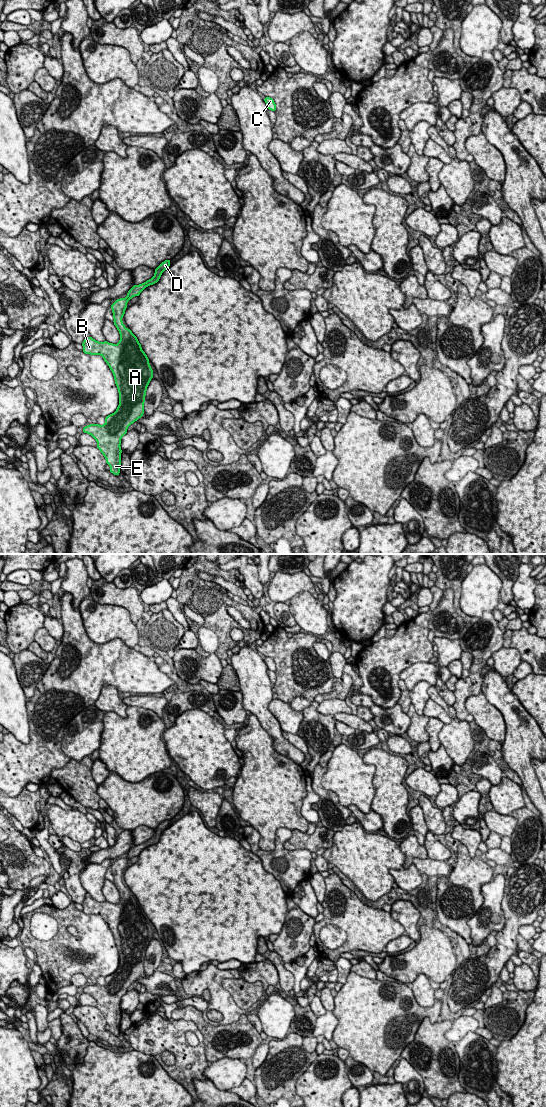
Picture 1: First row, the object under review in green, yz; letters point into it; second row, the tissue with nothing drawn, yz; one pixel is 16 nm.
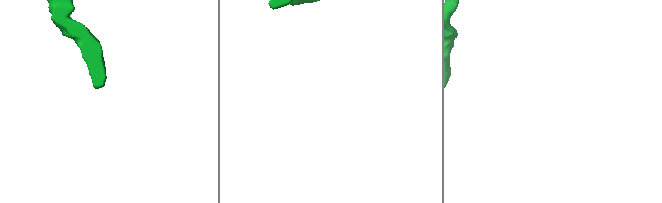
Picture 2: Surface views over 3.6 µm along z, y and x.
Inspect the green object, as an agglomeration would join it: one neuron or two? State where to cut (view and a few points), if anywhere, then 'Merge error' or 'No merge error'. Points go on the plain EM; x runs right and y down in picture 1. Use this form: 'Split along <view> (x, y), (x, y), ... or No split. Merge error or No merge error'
No split. No merge error

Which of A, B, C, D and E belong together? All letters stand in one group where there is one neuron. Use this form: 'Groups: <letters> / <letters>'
Groups: A B C D E

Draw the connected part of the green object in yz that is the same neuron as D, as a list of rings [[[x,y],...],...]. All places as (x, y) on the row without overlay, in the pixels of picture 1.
[[[165,820],[154,829],[154,836],[146,842],[134,845],[126,858],[117,859],[112,865],[114,885],[120,893],[118,904],[107,901],[98,902],[85,897],[83,912],[101,915],[113,933],[119,953],[119,965],[114,973],[105,977],[105,984],[90,984],[83,993],[91,995],[97,1001],[97,1008],[110,1026],[110,1032],[118,1036],[121,1025],[121,998],[128,987],[144,975],[144,963],[147,947],[153,938],[149,919],[142,910],[137,897],[122,882],[127,862],[148,846],[157,843],[162,833],[170,827],[171,820]]]

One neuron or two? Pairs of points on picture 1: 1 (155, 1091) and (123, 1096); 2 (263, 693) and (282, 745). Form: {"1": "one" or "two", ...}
{"1": "one", "2": "one"}

